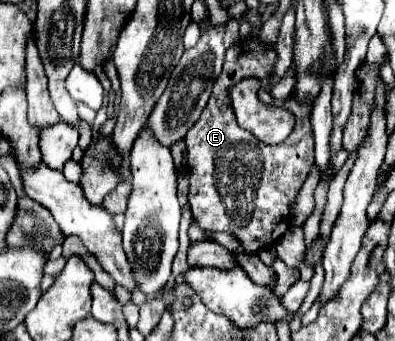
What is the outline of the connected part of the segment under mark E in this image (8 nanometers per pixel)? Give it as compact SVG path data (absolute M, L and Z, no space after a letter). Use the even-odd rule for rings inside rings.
M242 38L234 42L226 50L226 60L224 60L224 70L218 76L220 80L214 82L212 96L196 120L196 124L188 130L186 134L186 146L188 146L188 174L190 174L190 208L194 214L194 220L200 228L216 230L216 232L228 232L234 234L246 250L258 252L262 248L270 248L290 226L290 206L294 198L298 196L302 184L306 182L312 166L314 166L314 136L312 136L312 126L310 126L310 112L302 104L292 104L292 100L276 100L272 98L269 89L268 68L272 68L272 60L276 60L276 54L272 52L270 44L260 42L258 38ZM242 78L260 78L264 90L270 95L271 101L275 105L286 103L286 110L290 110L296 118L296 126L292 134L286 138L286 142L278 146L270 146L270 150L258 150L258 142L254 138L248 140L248 134L236 136L238 126L234 120L232 108L228 108L228 100L224 100L224 90L242 80Z

